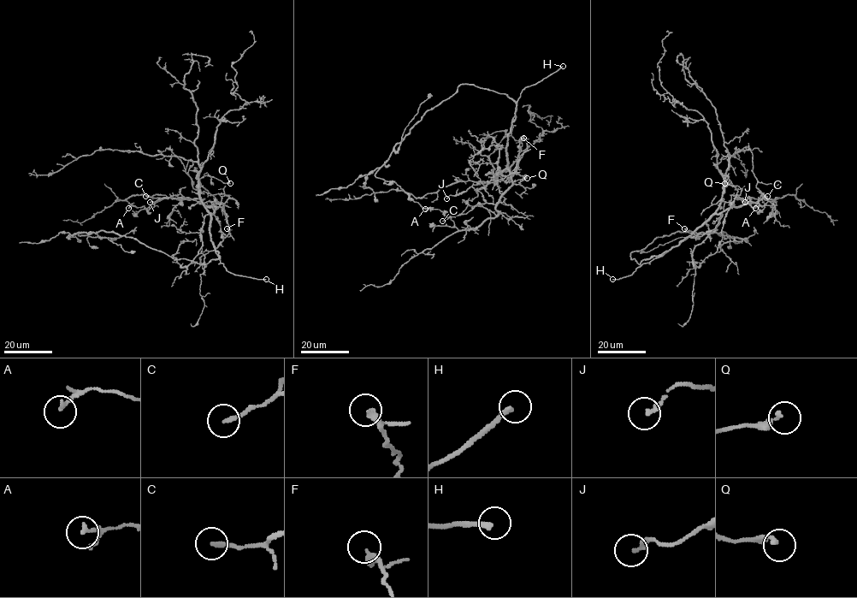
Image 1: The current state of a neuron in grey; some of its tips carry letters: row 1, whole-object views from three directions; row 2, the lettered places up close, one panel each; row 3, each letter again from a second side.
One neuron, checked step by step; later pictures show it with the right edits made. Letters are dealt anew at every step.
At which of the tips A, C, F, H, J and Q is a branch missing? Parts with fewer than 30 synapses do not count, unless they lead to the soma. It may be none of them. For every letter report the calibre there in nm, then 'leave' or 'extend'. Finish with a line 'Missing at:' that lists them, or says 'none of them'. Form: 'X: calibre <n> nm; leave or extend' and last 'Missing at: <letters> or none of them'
A: calibre 180 nm; leave
C: calibre 180 nm; leave
F: calibre 320 nm; leave
H: calibre 200 nm; extend
J: calibre 170 nm; leave
Q: calibre 220 nm; leave
Missing at: H

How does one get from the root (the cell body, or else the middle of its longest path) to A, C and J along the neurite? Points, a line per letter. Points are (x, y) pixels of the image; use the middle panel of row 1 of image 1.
A: (511, 129), (506, 162), (512, 185), (496, 206), (495, 217), (458, 229), (440, 210), (425, 209)
C: (511, 129), (506, 162), (512, 185), (495, 204), (477, 204), (465, 213), (442, 221)
J: (511, 129), (506, 162), (512, 185), (495, 204), (487, 203), (471, 186), (446, 198)

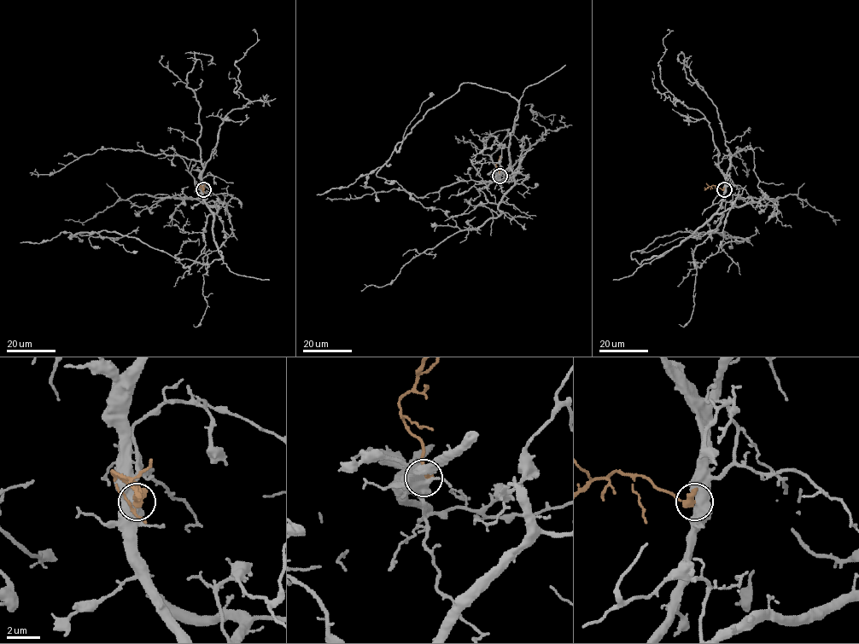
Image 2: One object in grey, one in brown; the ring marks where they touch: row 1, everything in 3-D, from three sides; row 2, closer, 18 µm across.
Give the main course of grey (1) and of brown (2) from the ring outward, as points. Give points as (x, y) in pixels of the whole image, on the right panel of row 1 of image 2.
1: (724, 189), (720, 207), (678, 245), (640, 264), (632, 259), (631, 253), (677, 231), (748, 238), (755, 227)
2: (724, 189), (715, 185), (704, 189)

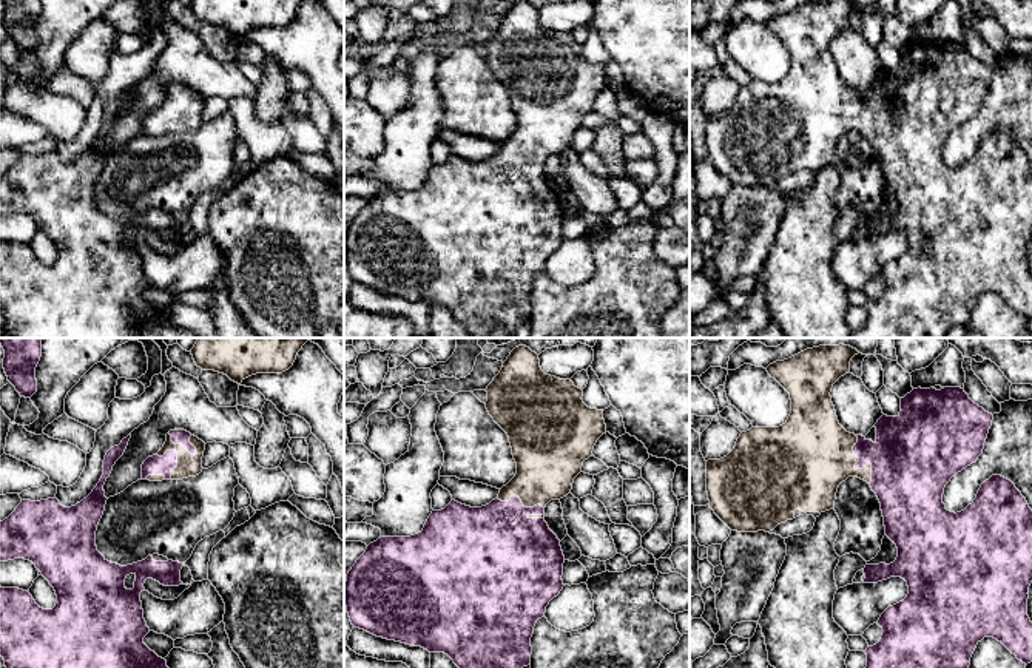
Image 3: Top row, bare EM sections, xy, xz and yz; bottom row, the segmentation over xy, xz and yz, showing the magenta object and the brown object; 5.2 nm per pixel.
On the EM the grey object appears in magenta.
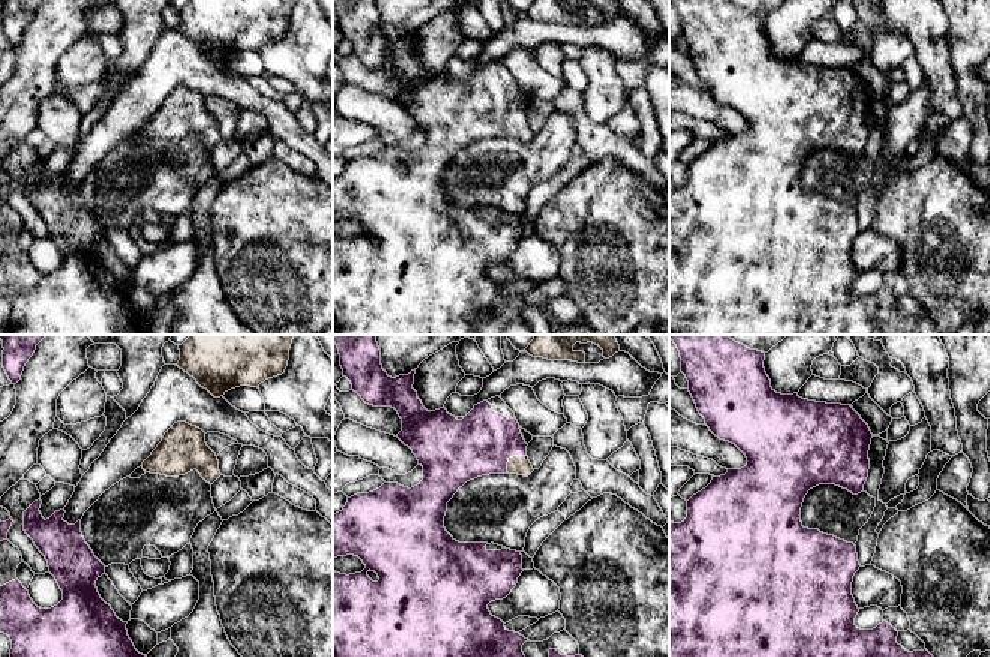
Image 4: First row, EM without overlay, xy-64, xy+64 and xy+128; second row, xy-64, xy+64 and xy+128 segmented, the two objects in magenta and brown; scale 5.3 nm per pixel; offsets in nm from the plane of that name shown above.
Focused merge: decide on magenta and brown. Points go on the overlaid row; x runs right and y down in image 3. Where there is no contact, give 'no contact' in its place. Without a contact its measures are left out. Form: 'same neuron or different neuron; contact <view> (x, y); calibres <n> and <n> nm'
same neuron; contact yz (858, 468); calibres 360 and 420 nm

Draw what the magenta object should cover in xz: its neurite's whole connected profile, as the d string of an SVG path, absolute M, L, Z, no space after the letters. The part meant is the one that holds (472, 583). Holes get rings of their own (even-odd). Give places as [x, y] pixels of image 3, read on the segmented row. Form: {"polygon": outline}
{"polygon": "M518 346L511 352L486 392L487 401L484 404L489 415L509 437L512 455L517 463L515 477L503 486L498 497L486 506L470 508L452 500L444 509L432 511L421 532L410 537L381 537L370 543L347 574L346 606L355 628L387 640L421 646L429 653L444 653L458 668L523 668L531 665L531 637L537 620L545 617L546 606L565 586L562 580L565 555L560 540L545 521L545 508L551 500L560 500L571 494L574 478L582 472L583 461L592 457L597 440L606 434L606 424L603 410L591 409L583 403L582 389L575 387L571 380L546 375L540 367L538 355L526 346Z"}

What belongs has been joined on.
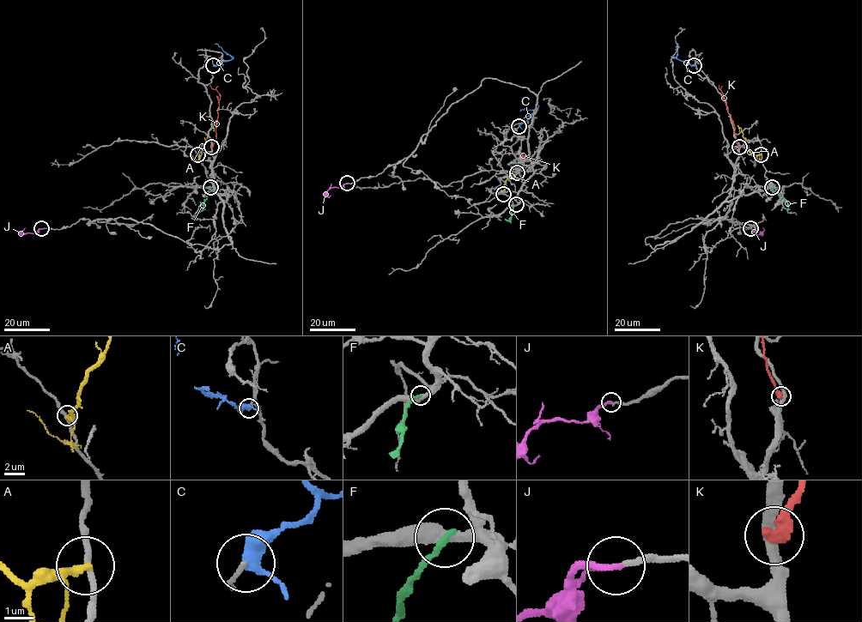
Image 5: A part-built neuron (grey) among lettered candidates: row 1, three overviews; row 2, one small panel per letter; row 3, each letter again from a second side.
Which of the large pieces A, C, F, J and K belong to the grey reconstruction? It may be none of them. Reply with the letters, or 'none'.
J

